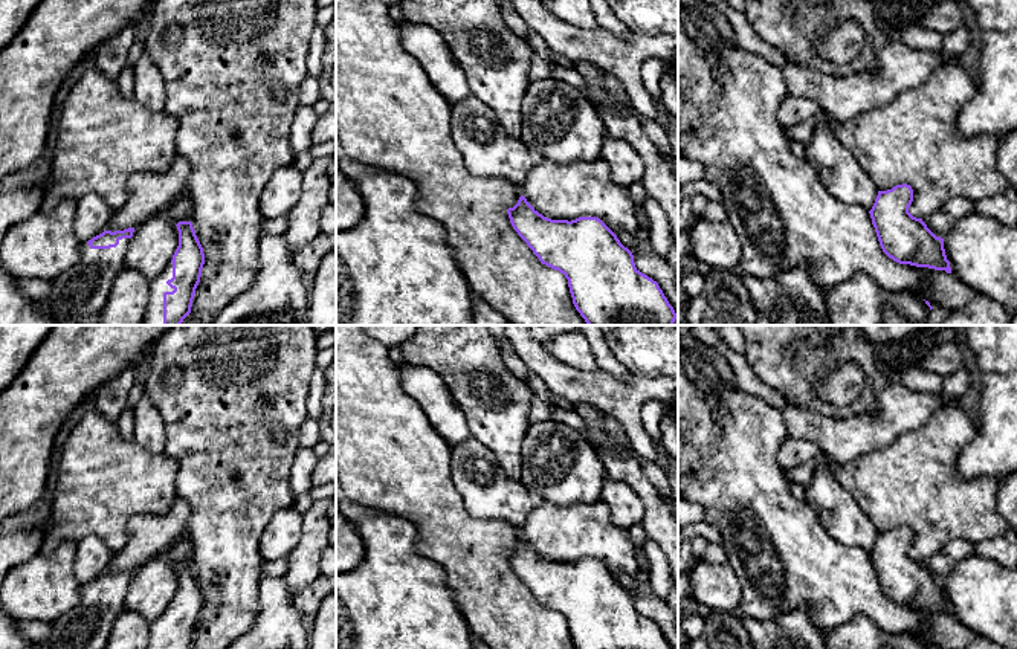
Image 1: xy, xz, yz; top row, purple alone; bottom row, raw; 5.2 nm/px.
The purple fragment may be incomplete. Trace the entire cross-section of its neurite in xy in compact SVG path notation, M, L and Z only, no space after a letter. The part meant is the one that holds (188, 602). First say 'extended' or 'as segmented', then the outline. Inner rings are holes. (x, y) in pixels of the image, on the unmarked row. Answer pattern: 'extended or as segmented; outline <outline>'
extended; outline M179 563L176 568L179 588L171 605L150 623L147 649L192 649L205 596L191 563Z

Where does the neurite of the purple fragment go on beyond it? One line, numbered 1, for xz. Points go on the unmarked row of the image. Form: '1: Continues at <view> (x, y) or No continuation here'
1: No continuation here

